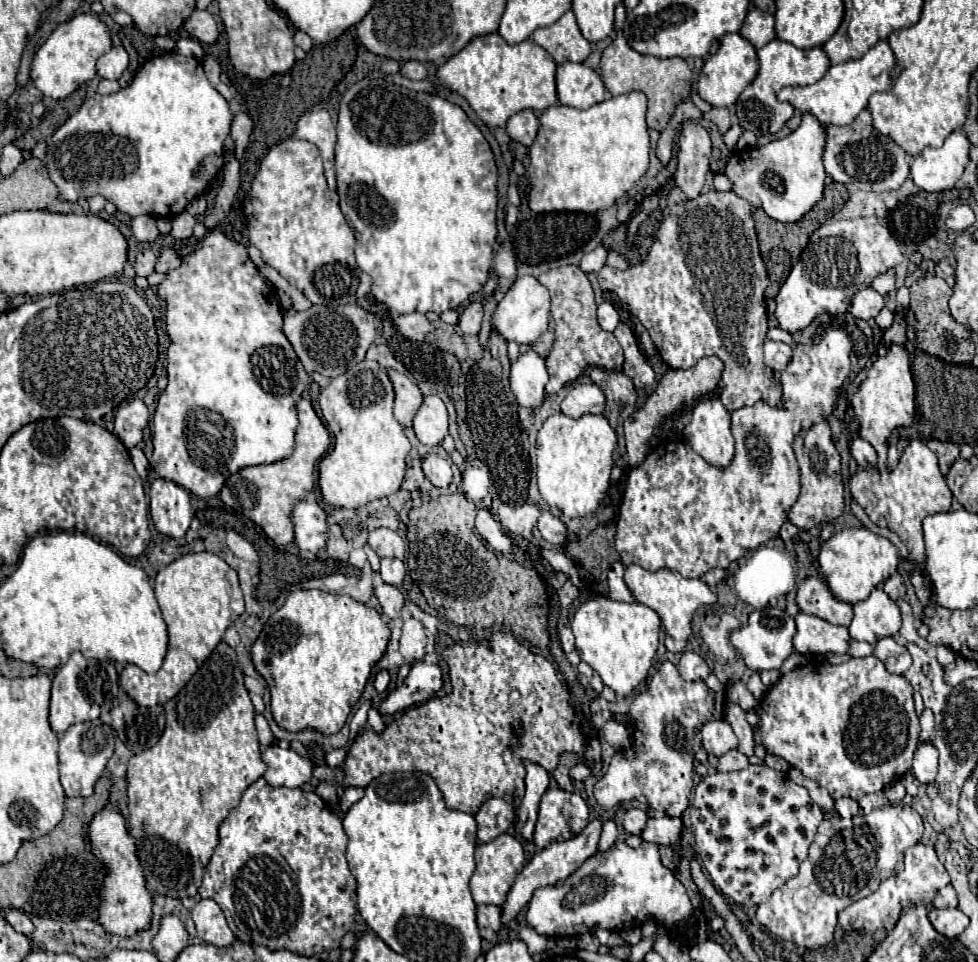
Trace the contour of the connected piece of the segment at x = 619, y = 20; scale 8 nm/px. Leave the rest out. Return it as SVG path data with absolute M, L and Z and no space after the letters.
M623 1L615 9L615 30L616 37L612 40L612 44L602 52L600 58L600 78L606 86L606 90L612 96L618 96L622 92L644 92L648 98L648 112L668 112L668 120L674 114L674 108L688 100L692 94L692 80L694 74L688 68L688 64L682 58L654 58L654 56L642 56L638 52L634 52L626 40L624 40L622 28L626 20L626 8Z

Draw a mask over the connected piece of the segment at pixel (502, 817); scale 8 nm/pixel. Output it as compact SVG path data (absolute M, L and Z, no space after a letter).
M490 798L480 806L474 818L478 824L478 840L490 842L496 836L504 834L508 826L514 822L514 806L504 800Z

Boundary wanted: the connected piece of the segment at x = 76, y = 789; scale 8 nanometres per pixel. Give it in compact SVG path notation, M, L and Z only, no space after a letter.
M92 720L92 722L82 722L82 724L70 726L64 732L64 736L60 738L60 748L58 748L60 782L62 782L66 796L70 796L70 798L90 796L94 790L94 784L102 776L112 752L114 752L112 728L108 724L104 724L102 720Z

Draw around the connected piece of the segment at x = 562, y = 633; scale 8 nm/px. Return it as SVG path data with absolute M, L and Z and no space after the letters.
M564 626L564 628L558 630L558 636L560 636L562 650L564 650L566 658L570 660L570 664L572 664L572 666L578 666L578 664L580 664L580 658L578 658L576 648L574 648L574 634L572 634L572 630L570 630L568 626Z

